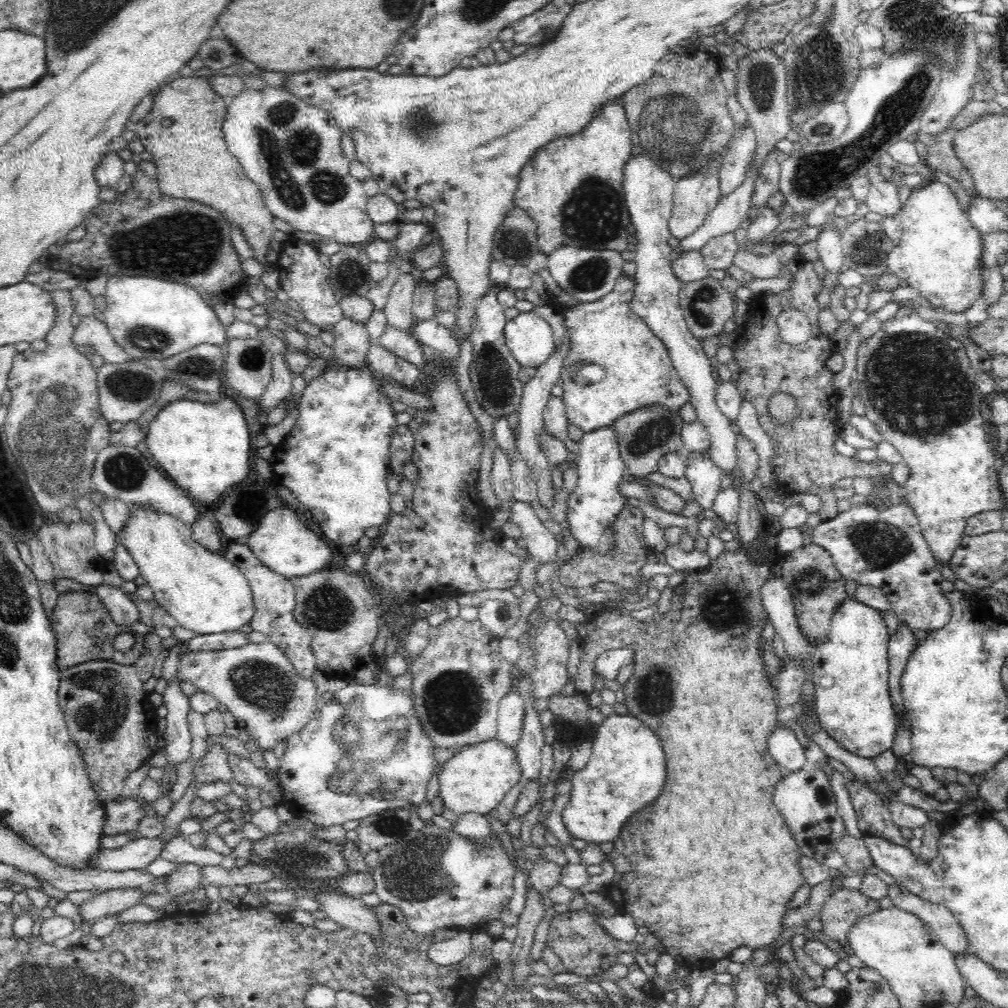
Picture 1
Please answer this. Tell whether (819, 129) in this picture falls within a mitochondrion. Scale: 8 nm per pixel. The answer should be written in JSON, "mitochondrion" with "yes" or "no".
{"mitochondrion":"yes"}

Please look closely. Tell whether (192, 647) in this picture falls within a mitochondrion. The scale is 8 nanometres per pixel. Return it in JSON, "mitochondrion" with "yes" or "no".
{"mitochondrion":"no"}

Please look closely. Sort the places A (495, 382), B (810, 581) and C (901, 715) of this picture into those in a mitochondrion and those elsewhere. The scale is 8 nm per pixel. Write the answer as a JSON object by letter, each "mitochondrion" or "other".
{"A":"mitochondrion","B":"mitochondrion","C":"other"}

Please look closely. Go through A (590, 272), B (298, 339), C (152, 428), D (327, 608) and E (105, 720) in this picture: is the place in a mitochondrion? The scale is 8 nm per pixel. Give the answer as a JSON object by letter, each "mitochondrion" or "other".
{"A":"mitochondrion","B":"other","C":"other","D":"mitochondrion","E":"mitochondrion"}

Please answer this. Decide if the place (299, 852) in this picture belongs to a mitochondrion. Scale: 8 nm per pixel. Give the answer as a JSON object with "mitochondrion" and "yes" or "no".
{"mitochondrion":"yes"}

